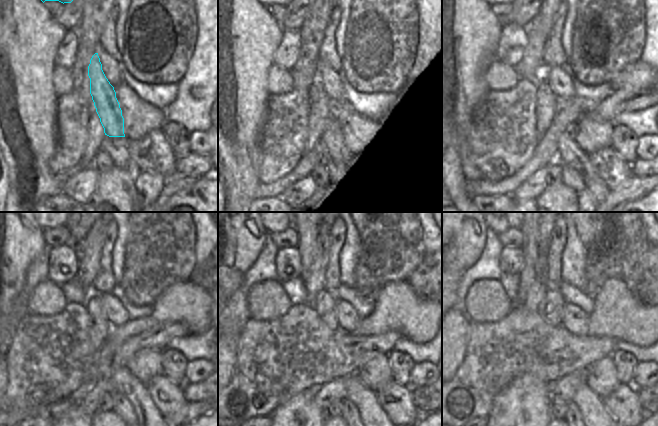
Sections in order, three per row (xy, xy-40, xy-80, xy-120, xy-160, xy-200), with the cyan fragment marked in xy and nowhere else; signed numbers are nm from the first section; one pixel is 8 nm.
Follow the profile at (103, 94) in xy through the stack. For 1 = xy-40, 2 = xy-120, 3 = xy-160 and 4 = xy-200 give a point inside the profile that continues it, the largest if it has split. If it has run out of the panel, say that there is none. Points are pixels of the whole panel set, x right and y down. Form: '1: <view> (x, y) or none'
1: xy-40 (335, 142)
2: xy-120 (147, 414)
3: xy-160 (372, 414)
4: xy-200 (595, 415)

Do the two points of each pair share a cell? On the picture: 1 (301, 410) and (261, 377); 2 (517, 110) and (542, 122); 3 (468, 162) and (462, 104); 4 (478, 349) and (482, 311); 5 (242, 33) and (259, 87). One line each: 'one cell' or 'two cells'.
1: two cells
2: two cells
3: two cells
4: two cells
5: one cell

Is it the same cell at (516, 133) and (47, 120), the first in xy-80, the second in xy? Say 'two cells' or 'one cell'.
two cells

